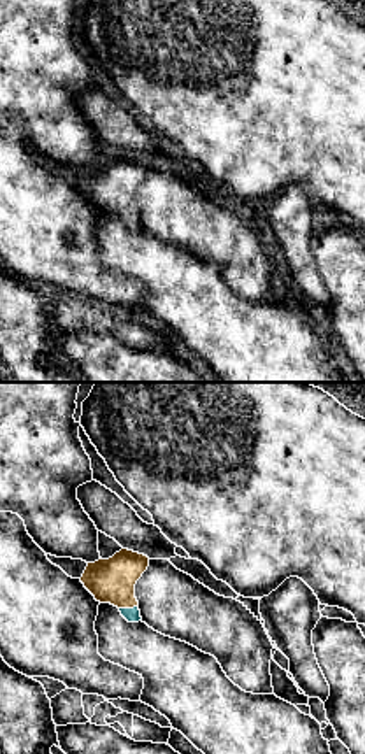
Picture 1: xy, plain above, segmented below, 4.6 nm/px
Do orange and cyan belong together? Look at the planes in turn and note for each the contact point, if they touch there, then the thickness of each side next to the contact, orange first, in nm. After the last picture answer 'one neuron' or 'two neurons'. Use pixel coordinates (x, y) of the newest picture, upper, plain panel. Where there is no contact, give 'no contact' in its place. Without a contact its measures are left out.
contact (128, 214); calibres 220 and 60 nm

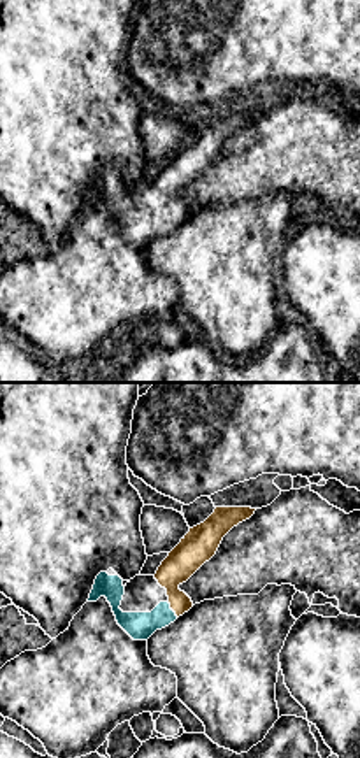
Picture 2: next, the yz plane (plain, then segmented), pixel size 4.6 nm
contact (171, 214); calibres 150 and 130 nm

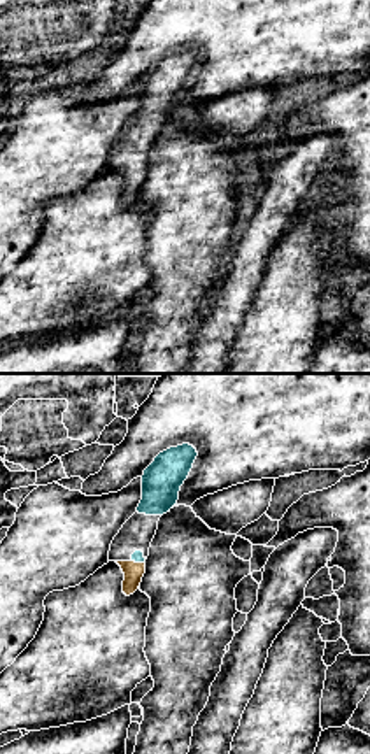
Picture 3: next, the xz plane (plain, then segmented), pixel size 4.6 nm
contact (139, 170); calibres 90 and 60 nm

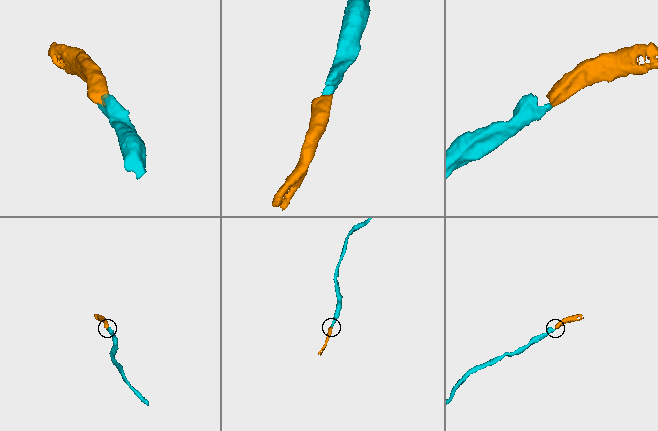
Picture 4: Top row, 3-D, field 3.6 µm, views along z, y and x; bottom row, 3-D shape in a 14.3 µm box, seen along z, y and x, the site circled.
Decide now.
one neuron

